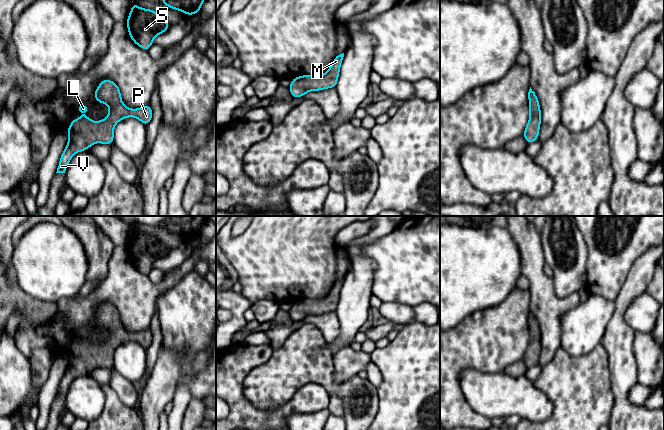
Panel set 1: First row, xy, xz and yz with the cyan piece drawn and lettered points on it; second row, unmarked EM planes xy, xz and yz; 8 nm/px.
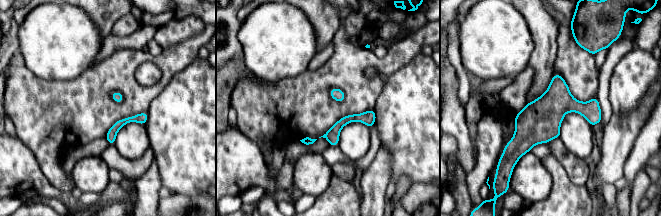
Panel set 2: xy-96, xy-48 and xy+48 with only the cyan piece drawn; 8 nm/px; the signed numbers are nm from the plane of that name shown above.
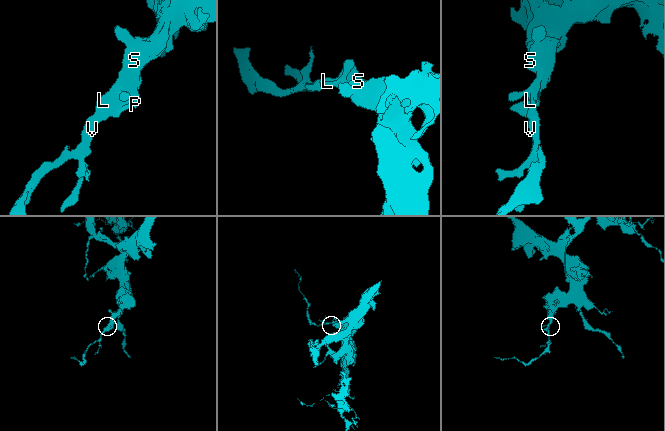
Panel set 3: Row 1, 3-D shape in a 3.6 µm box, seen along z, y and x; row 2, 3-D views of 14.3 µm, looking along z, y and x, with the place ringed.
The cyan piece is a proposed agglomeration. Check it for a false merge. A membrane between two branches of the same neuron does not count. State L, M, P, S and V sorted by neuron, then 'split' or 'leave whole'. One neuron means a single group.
groups L M P S V; leave whole

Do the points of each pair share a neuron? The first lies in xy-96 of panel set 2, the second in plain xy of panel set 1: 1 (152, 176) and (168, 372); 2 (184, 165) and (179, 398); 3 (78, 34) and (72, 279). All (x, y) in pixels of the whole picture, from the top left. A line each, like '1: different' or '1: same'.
1: same
2: different
3: same

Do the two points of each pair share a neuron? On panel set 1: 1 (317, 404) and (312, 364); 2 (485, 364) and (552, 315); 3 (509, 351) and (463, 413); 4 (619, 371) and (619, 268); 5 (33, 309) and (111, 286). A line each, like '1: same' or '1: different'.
1: different
2: different
3: same
4: different
5: different

